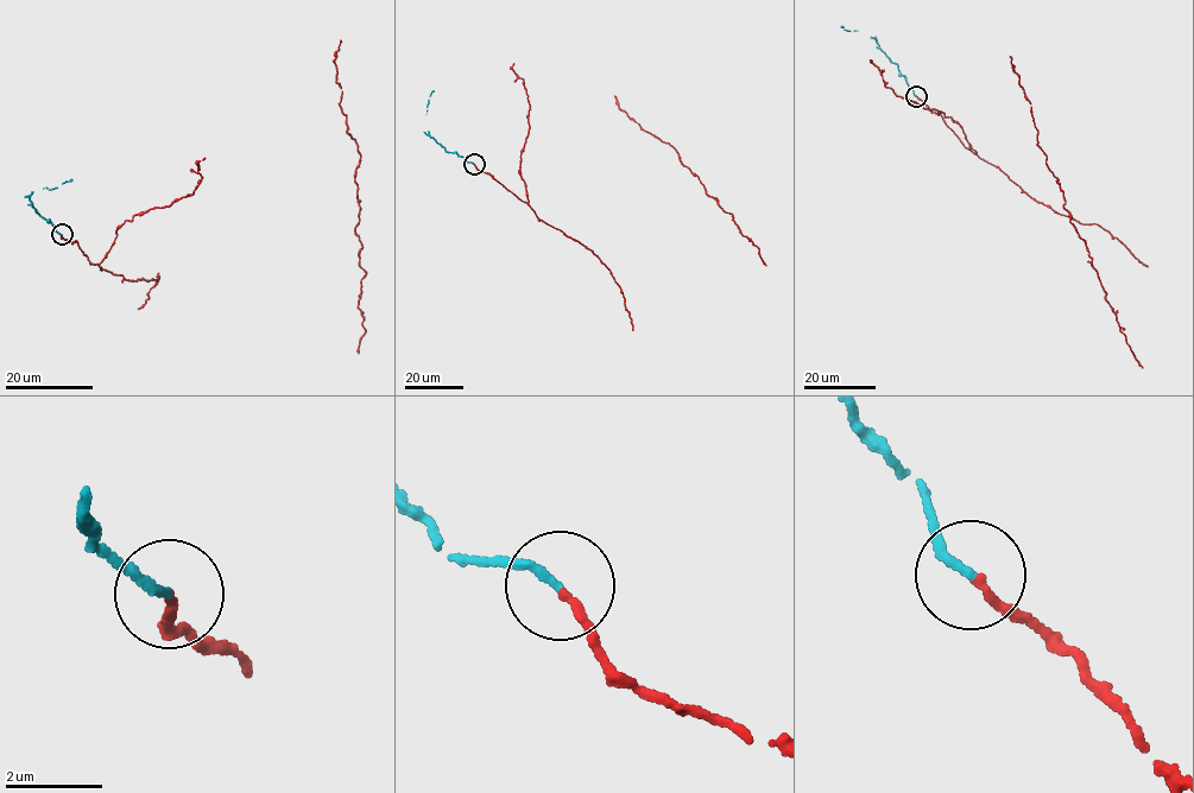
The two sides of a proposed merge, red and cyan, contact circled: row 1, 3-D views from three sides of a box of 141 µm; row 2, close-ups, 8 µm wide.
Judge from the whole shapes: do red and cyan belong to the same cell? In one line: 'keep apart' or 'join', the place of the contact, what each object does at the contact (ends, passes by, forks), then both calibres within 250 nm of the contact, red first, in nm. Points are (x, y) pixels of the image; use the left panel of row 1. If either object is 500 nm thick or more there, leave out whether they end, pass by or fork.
join | (62, 234) | red ends | cyan ends | 150/180 nm

